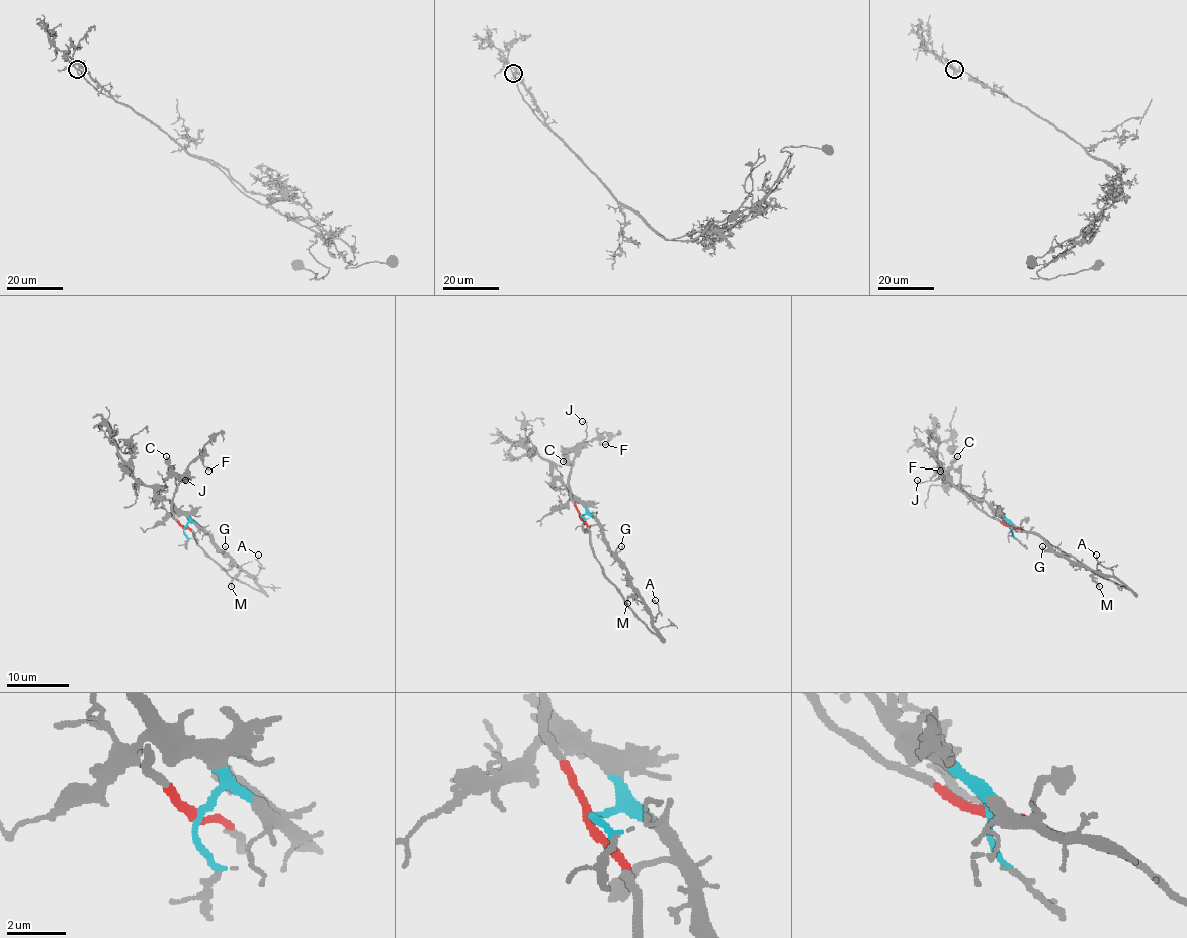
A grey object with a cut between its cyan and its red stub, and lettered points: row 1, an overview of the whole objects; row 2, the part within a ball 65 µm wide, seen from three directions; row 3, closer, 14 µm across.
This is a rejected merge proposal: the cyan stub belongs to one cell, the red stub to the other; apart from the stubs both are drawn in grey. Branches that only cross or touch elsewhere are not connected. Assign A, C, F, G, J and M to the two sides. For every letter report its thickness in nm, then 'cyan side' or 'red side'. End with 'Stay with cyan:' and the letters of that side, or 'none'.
A: 160 nm thick; cyan side
C: 180 nm thick; red side
F: 120 nm thick; red side
G: 130 nm thick; cyan side
J: 150 nm thick; red side
M: 170 nm thick; cyan side
Stay with cyan: A, G, M

